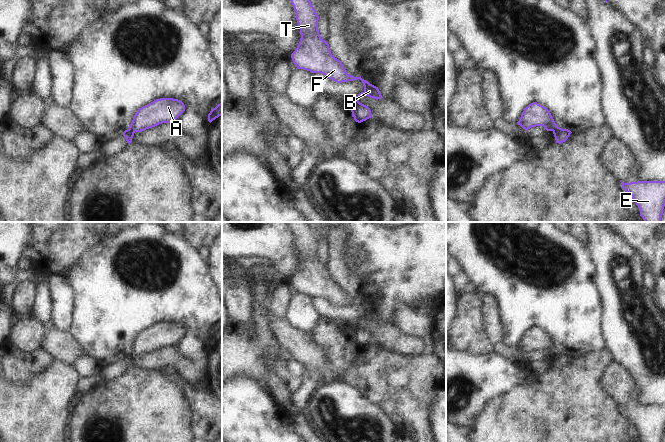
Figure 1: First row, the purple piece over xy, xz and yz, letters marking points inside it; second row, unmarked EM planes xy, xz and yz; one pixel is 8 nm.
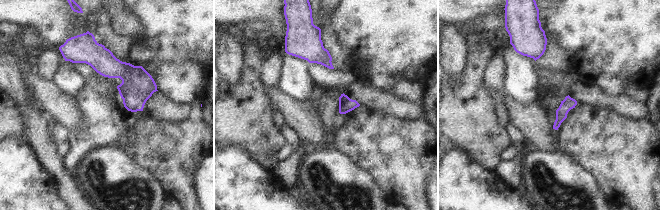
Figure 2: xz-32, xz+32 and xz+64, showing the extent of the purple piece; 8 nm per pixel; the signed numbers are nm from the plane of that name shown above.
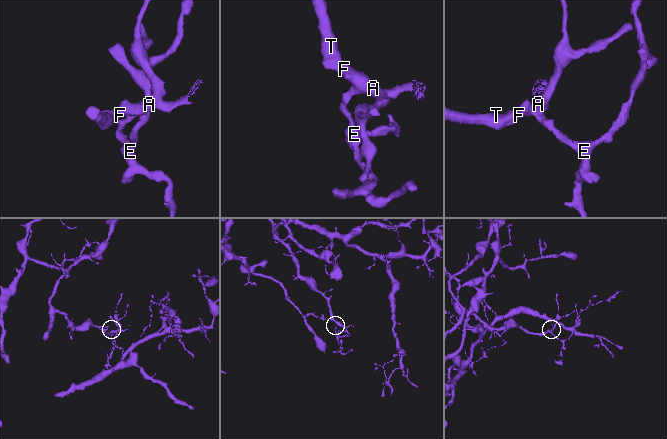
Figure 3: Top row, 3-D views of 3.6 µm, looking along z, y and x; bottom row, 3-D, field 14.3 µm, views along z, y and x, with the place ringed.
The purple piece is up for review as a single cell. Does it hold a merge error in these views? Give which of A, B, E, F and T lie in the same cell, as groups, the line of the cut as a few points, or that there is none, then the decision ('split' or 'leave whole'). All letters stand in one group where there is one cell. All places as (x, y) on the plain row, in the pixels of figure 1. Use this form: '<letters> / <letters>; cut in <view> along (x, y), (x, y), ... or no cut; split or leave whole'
A B E F T; no cut; leave whole

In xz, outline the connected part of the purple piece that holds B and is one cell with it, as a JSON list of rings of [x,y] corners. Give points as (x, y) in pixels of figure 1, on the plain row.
[[[289,222],[296,238],[296,244],[300,252],[300,266],[291,278],[291,282],[297,293],[321,297],[329,303],[337,306],[348,306],[360,303],[364,315],[359,317],[351,325],[352,341],[358,347],[372,341],[368,330],[358,325],[359,320],[368,320],[376,324],[383,322],[378,311],[370,308],[360,301],[349,299],[340,284],[335,282],[329,273],[329,268],[323,264],[318,254],[319,240],[311,228],[309,222]]]

